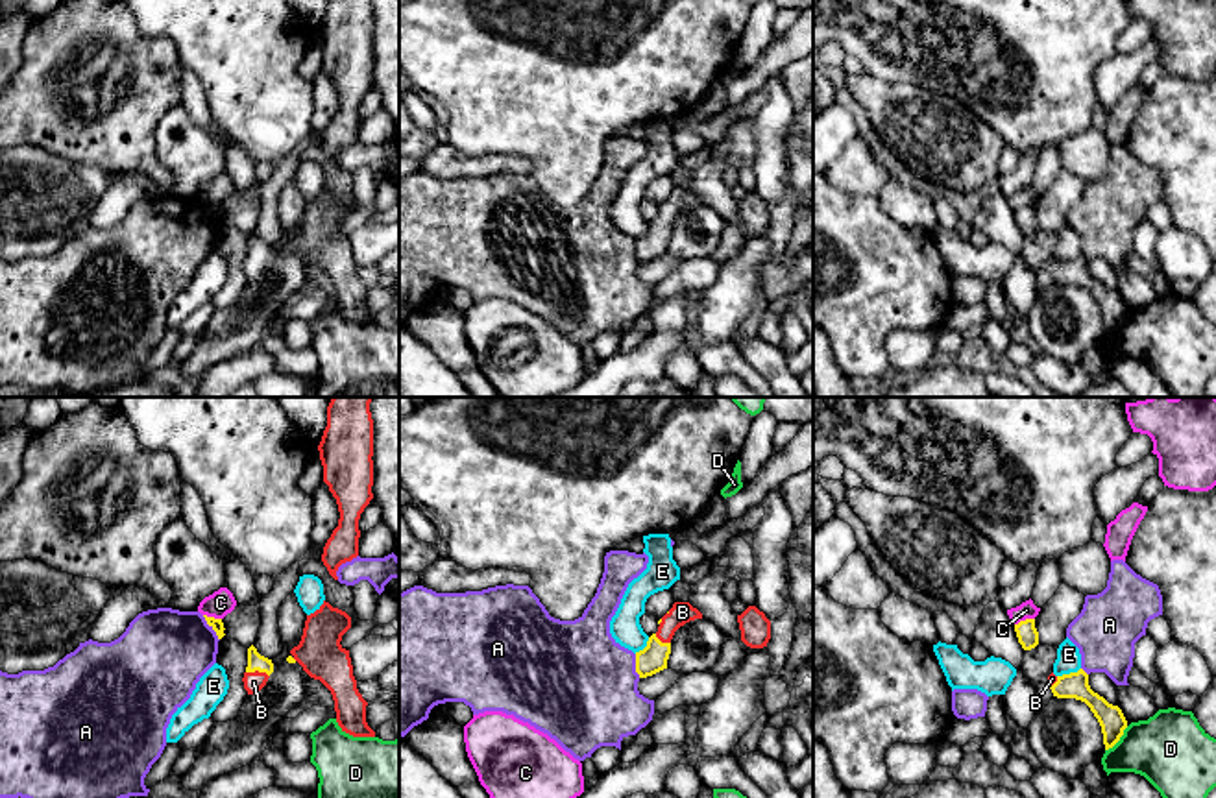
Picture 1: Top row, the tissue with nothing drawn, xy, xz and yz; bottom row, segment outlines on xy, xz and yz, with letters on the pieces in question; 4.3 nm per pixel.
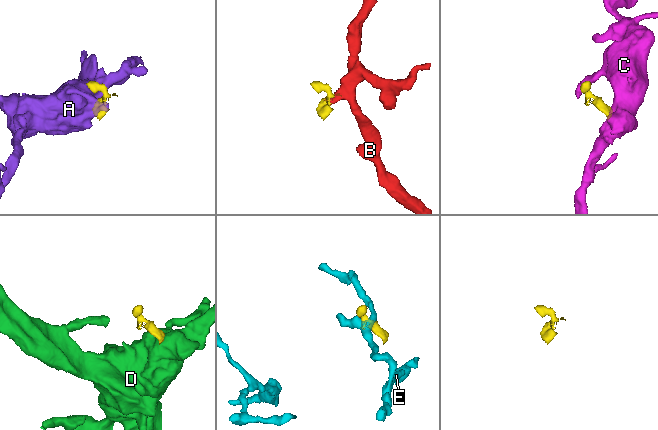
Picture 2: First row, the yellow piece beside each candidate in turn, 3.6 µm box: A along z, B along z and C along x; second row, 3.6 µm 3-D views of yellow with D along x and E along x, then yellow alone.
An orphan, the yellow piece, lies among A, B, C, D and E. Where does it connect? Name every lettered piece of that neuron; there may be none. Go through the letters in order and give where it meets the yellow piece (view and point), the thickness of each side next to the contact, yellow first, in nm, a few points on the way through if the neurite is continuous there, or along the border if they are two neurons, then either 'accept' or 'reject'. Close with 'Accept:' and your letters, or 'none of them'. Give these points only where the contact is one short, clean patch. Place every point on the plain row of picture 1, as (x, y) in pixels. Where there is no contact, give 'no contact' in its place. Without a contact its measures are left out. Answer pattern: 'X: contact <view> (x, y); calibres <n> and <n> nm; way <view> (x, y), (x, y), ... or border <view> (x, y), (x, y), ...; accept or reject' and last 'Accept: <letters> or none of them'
A: contact xy (213, 215); calibres 50 and 380 nm; reject
B: contact xy (257, 255); calibres 80 and 90 nm; way xy (255, 248), (257, 255), (254, 268); accept
C: contact yz (1026, 205); calibres 90 and 80 nm; border yz (1033, 204), (1021, 205), (1015, 211); reject
D: contact yz (1118, 326); calibres 120 and 320 nm; border yz (1128, 313), (1106, 337); reject
E: contact yz (1070, 259); calibres 110 and 110 nm; reject
Accept: B

